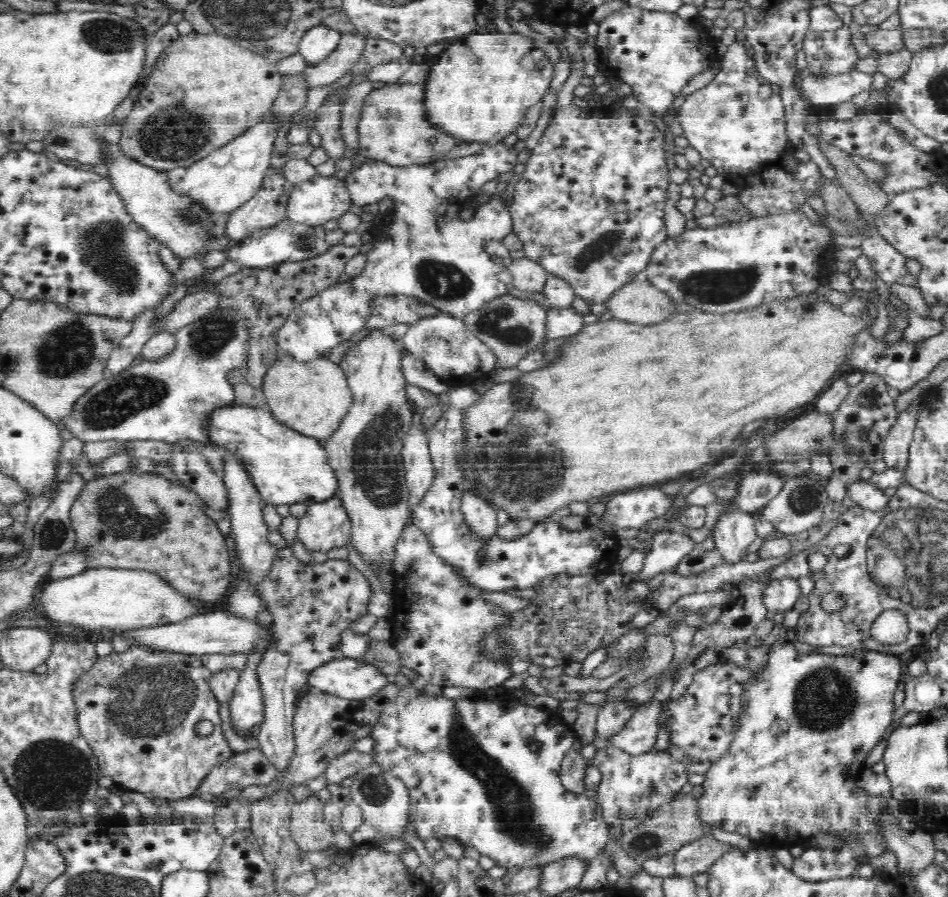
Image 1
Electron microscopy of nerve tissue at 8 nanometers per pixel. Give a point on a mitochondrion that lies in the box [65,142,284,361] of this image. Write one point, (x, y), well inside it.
(102, 245)

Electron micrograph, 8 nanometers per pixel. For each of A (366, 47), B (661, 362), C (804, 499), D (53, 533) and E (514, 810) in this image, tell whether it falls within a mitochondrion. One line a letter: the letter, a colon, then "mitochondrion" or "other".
A: other
B: other
C: mitochondrion
D: mitochondrion
E: mitochondrion

